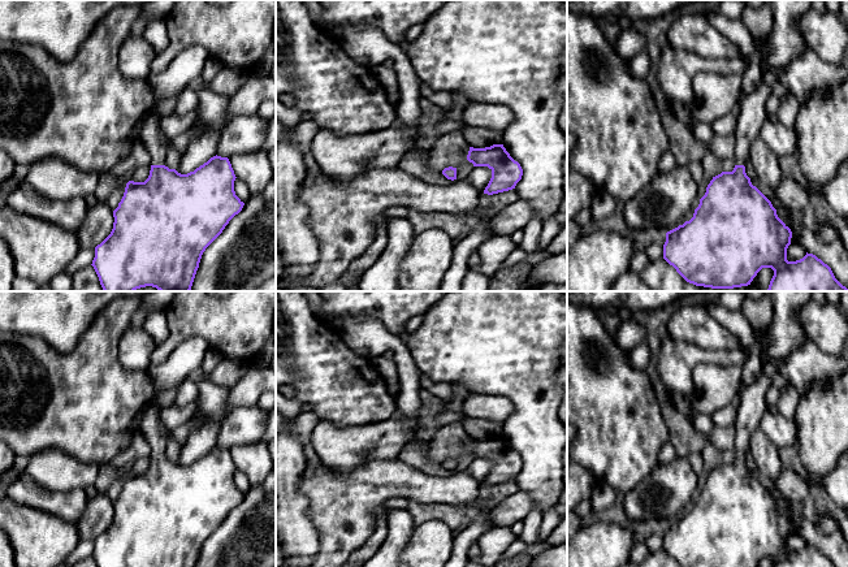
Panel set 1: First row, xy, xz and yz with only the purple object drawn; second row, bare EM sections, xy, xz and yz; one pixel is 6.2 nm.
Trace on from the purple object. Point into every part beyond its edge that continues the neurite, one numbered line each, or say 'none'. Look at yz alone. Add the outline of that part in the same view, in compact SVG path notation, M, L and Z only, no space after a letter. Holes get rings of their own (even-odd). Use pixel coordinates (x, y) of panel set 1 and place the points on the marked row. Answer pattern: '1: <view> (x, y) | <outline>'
1: yz (786, 40) | M770 0L774 14L773 29L769 38L770 56L767 64L773 72L763 70L757 88L740 103L736 117L735 165L749 161L750 144L760 137L761 127L769 114L766 101L779 81L778 69L789 65L796 55L808 49L808 44L797 26L799 20L812 8L813 0Z

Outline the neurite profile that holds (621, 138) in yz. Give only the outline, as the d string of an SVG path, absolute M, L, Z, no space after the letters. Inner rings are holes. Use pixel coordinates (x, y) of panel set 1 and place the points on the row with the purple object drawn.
M567 7L567 130L576 137L570 165L588 178L596 191L611 195L618 202L626 202L648 187L658 173L658 164L669 150L657 103L645 78L636 78L628 72L628 60L620 57L609 42L596 18L577 14Z

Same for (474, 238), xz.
M486 209L480 212L480 222L467 230L464 237L454 243L450 268L444 276L440 291L462 291L462 284L470 269L470 257L492 237L488 224L496 216Z

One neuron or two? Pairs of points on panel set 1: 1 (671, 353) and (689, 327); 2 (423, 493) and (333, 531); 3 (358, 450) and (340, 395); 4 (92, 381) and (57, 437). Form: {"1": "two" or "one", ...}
{"1": "two", "2": "one", "3": "two", "4": "one"}

